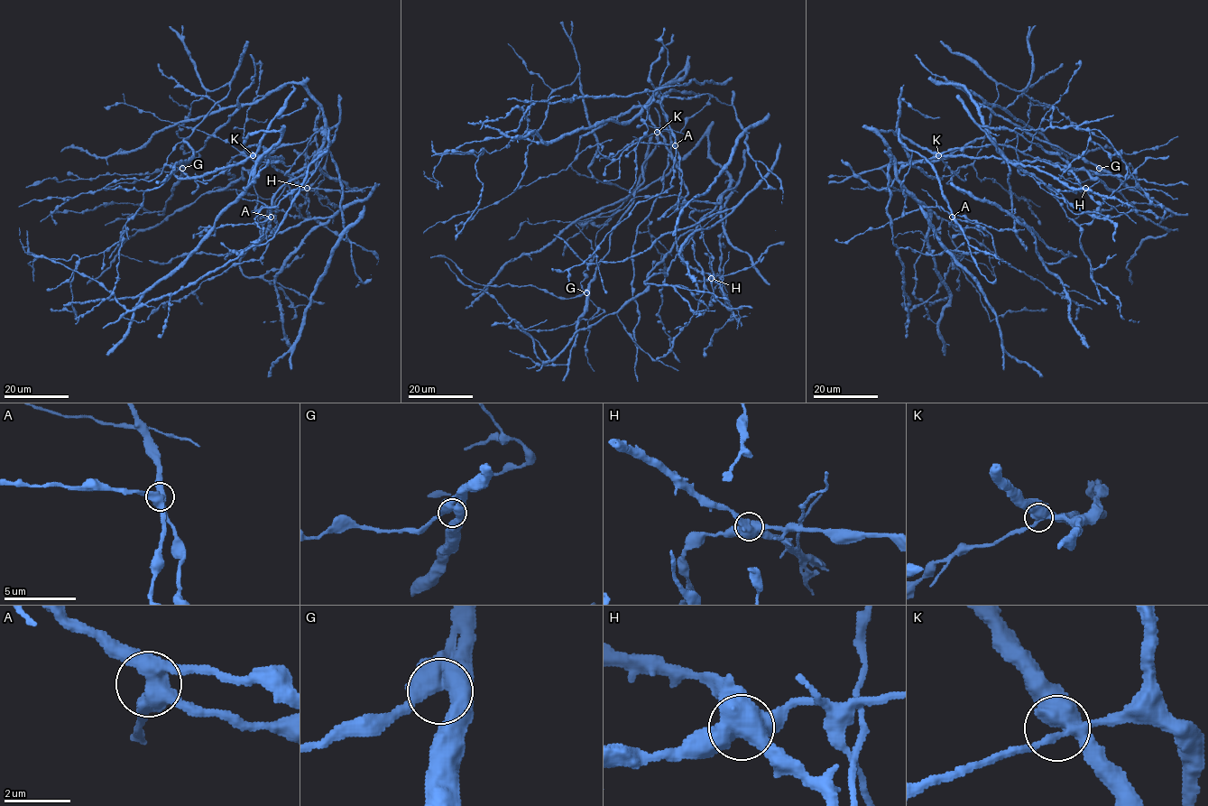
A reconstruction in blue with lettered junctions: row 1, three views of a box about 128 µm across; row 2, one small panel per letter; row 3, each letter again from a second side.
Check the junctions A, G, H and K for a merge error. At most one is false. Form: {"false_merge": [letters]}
{"false_merge": []}

